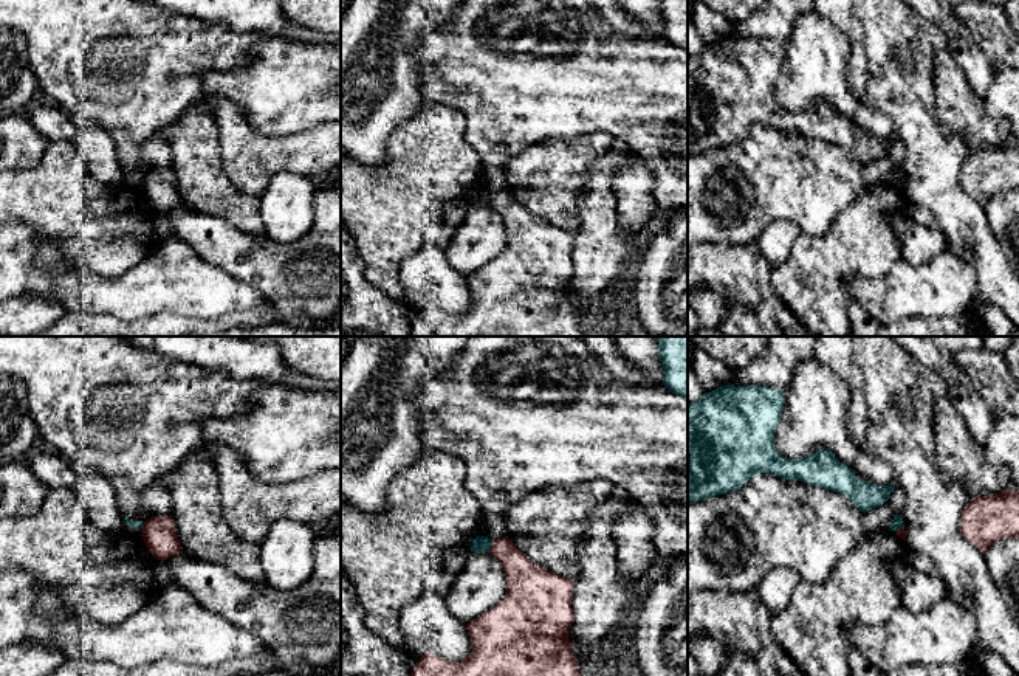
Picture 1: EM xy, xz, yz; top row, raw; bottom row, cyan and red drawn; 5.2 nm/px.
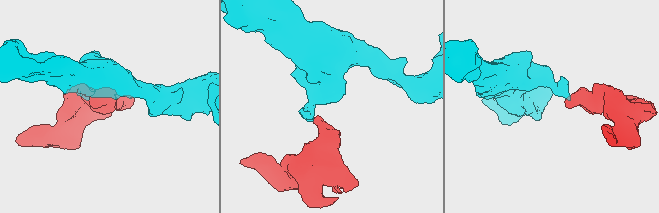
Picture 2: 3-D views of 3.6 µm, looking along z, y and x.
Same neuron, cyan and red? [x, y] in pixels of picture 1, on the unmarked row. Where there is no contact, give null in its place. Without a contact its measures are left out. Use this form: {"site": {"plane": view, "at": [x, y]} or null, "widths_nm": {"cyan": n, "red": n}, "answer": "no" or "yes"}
{"site": {"plane": "xz", "at": [491, 197]}, "widths_nm": {"cyan": 80, "red": 190}, "answer": "no"}

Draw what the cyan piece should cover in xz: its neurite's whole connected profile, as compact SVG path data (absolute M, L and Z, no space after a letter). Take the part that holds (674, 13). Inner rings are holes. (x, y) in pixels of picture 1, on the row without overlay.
M658 0L664 22L664 39L675 48L688 51L688 0Z

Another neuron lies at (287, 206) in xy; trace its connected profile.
M280 171L260 197L265 236L277 245L300 239L314 220L316 189L311 178Z

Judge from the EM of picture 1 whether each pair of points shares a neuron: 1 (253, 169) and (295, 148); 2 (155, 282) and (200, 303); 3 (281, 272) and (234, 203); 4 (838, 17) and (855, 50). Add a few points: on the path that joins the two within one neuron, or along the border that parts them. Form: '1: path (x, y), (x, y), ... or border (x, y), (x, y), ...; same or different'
1: path (264, 158), (284, 154); same
2: path (166, 282), (180, 282), (189, 292); same
3: border (223, 219), (247, 233), (264, 234); different
4: path (846, 25), (854, 33), (855, 42); same

